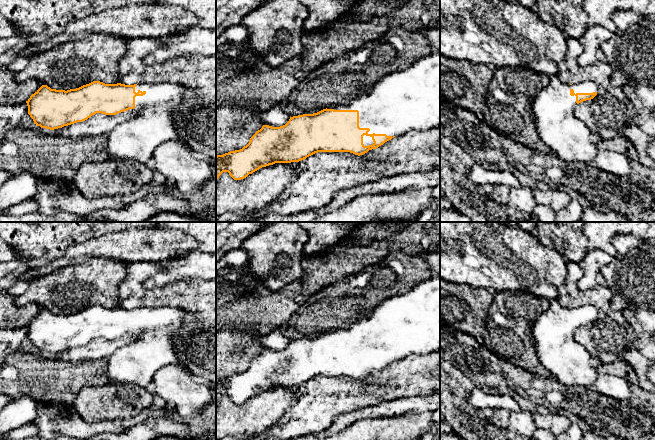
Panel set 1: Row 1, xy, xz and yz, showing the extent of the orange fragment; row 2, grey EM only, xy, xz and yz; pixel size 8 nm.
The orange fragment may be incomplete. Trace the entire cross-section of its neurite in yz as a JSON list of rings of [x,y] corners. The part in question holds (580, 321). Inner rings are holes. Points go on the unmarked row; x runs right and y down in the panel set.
[[[557,299],[549,302],[549,307],[537,317],[531,329],[537,358],[551,376],[562,384],[568,387],[591,387],[600,373],[591,354],[575,341],[574,336],[577,328],[597,319],[597,310],[591,305],[568,309]]]

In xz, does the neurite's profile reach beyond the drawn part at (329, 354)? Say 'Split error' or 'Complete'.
Split error

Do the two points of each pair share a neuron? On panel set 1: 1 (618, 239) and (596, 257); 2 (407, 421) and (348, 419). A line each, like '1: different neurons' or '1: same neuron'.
1: different neurons
2: different neurons

